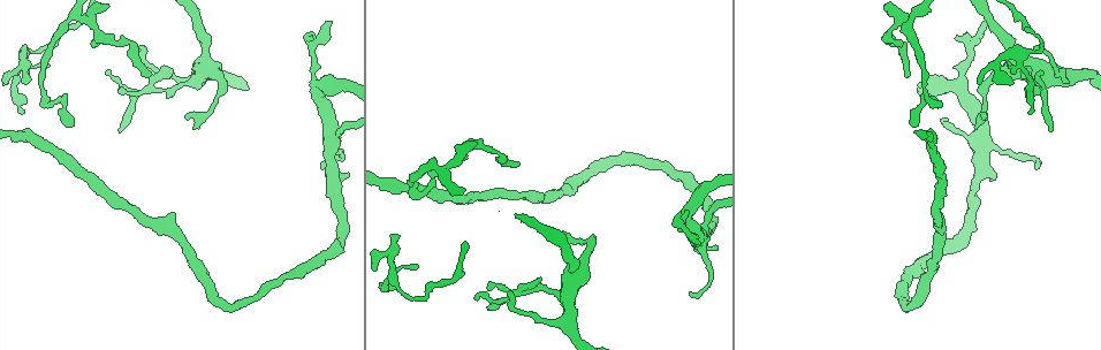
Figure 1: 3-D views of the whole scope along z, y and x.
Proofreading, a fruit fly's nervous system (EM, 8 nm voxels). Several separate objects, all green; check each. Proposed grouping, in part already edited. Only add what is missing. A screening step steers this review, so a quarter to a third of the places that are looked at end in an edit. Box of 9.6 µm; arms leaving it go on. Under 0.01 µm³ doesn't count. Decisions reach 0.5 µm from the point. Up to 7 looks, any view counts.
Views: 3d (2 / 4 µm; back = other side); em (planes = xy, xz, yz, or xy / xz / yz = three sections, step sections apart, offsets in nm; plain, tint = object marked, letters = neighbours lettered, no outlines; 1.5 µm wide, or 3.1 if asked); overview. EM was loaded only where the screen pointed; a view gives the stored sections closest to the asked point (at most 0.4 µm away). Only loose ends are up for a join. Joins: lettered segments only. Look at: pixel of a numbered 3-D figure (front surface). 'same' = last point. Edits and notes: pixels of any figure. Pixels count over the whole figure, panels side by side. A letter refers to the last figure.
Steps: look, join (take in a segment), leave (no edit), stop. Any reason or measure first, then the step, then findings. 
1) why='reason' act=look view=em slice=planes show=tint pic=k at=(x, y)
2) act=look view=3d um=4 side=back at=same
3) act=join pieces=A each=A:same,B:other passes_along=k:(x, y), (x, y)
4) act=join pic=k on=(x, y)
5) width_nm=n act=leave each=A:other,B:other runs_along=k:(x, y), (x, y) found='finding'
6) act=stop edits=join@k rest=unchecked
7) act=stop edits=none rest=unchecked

why='thin end' act=look view=em slice=planes show=letters pic=1 at=(906, 74)

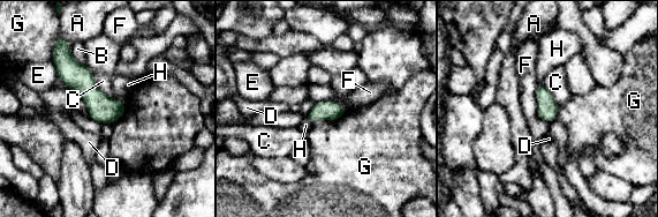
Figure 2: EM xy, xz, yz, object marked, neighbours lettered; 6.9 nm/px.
act=leave each=A:other,B:other,C:other,D:other,E:other,F:other,G:other,H:other runs_along=2:(61, 58), (108, 110), (120, 112) found='none of them fits'

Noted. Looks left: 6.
why='thin end' act=look view=3d um=4 pic=1 at=(487, 307)

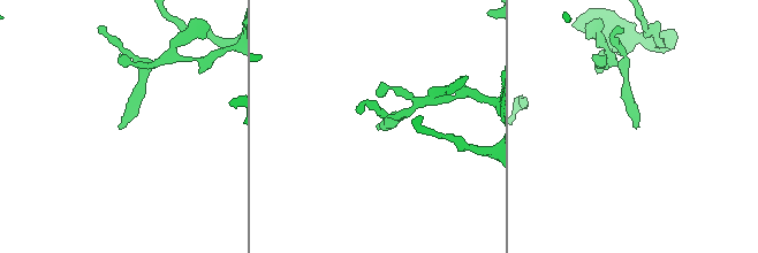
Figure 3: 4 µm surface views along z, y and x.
why='need the tissue' act=look view=em slice=planes show=letters pic=3 at=(634, 125)

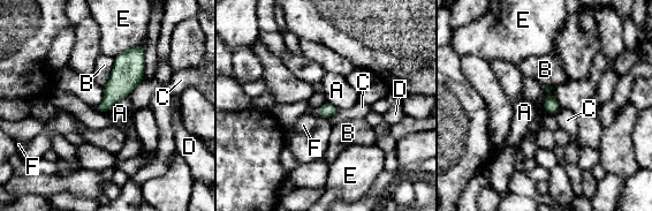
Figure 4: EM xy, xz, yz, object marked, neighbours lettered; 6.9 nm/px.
width_nm=100 act=join pic=4 on=(303, 125) each=A:other,B:other,C:other,D:other,E:other,F:same found='it goes on there'

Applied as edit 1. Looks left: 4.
why='tapers out' act=look view=em slice=planes show=letters pic=1 at=(1036, 169)

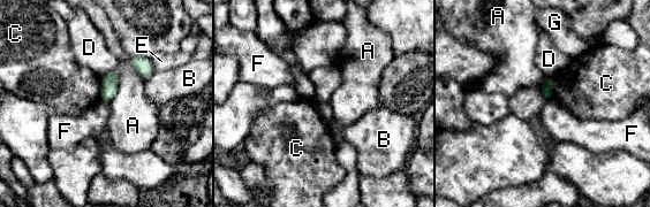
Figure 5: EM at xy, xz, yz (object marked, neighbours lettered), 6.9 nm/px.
longest_contact=A:260nm act=leave each=A:other,B:other,C:other,D:other,E:other,F:other,G:other border=5:(100, 100), (108, 104) found='no lettered segment goes on from it'

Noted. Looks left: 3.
act=stop edits=join@4 rest=unchecked

